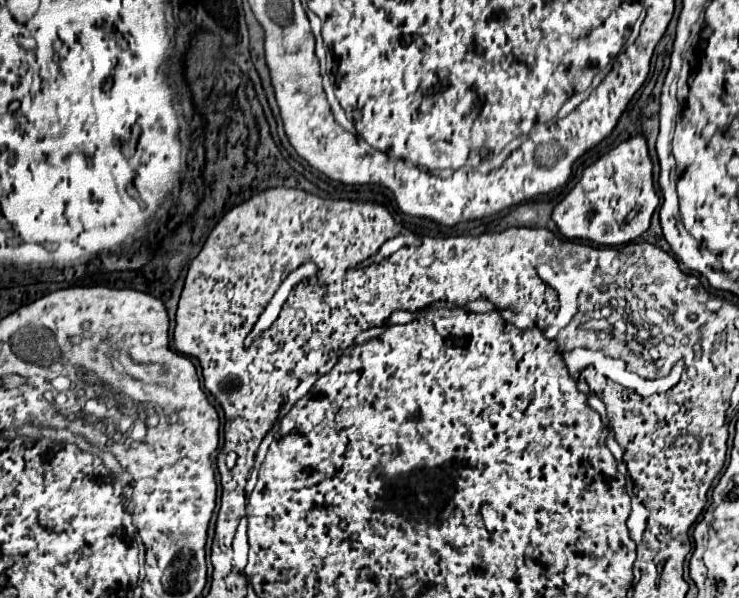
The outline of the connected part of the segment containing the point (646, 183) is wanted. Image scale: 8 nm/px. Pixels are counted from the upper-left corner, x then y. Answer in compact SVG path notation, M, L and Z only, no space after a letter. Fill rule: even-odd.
M640 133L588 165L576 187L554 207L552 221L566 239L582 239L604 247L626 245L648 227L660 199L654 189L654 165L646 137Z

